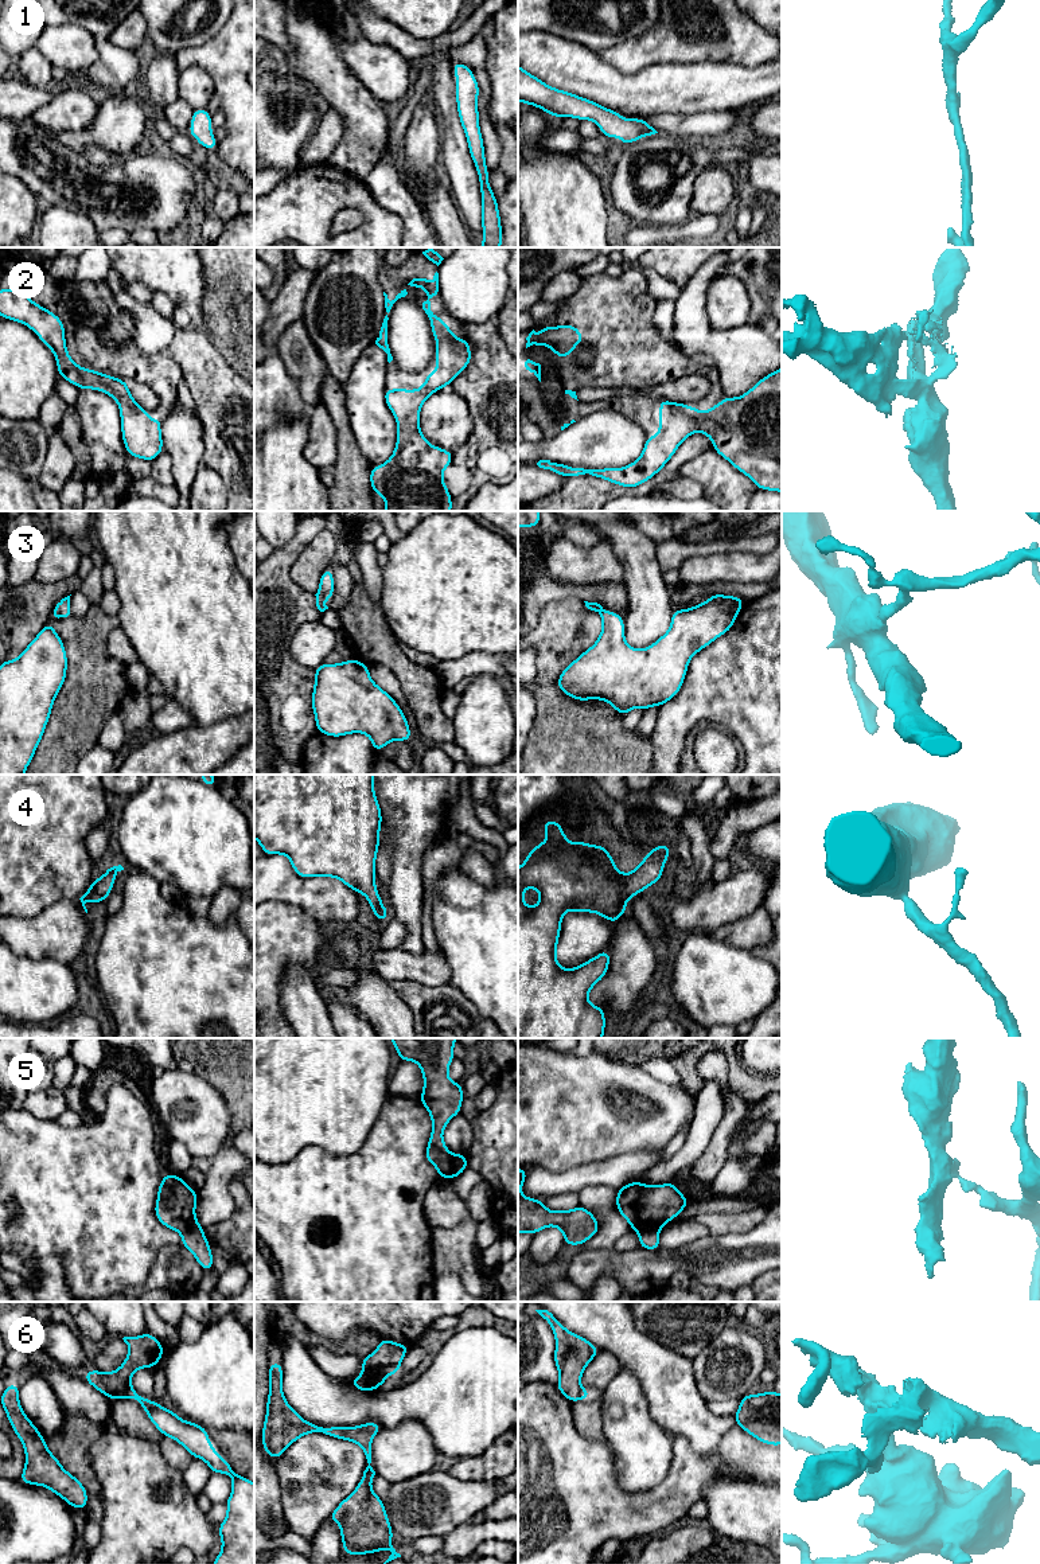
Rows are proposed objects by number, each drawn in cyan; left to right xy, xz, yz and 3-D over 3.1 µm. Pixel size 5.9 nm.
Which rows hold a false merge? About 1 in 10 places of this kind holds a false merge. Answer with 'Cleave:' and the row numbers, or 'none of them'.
Cleave: 5, 6

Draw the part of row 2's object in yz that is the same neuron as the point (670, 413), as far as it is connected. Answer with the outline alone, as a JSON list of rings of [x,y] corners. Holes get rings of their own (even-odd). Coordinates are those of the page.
[[[782,367],[763,377],[740,398],[725,395],[704,413],[697,407],[661,398],[659,433],[648,436],[640,457],[624,468],[584,469],[550,460],[540,460],[537,465],[562,477],[589,473],[626,488],[636,488],[653,479],[674,456],[677,448],[696,432],[709,436],[713,449],[747,475],[757,490],[782,492]]]

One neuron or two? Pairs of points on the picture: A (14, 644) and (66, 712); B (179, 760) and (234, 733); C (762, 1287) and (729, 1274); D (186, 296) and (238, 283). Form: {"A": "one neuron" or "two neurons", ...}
{"A": "two neurons", "B": "one neuron", "C": "two neurons", "D": "two neurons"}

